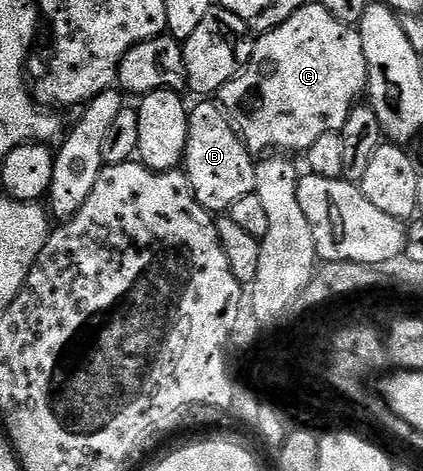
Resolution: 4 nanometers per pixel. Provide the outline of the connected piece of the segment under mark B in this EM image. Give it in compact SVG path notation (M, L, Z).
M200 101L188 112L188 140L182 170L194 189L194 197L207 211L231 212L234 201L256 193L257 160L249 151L232 120L216 101Z

